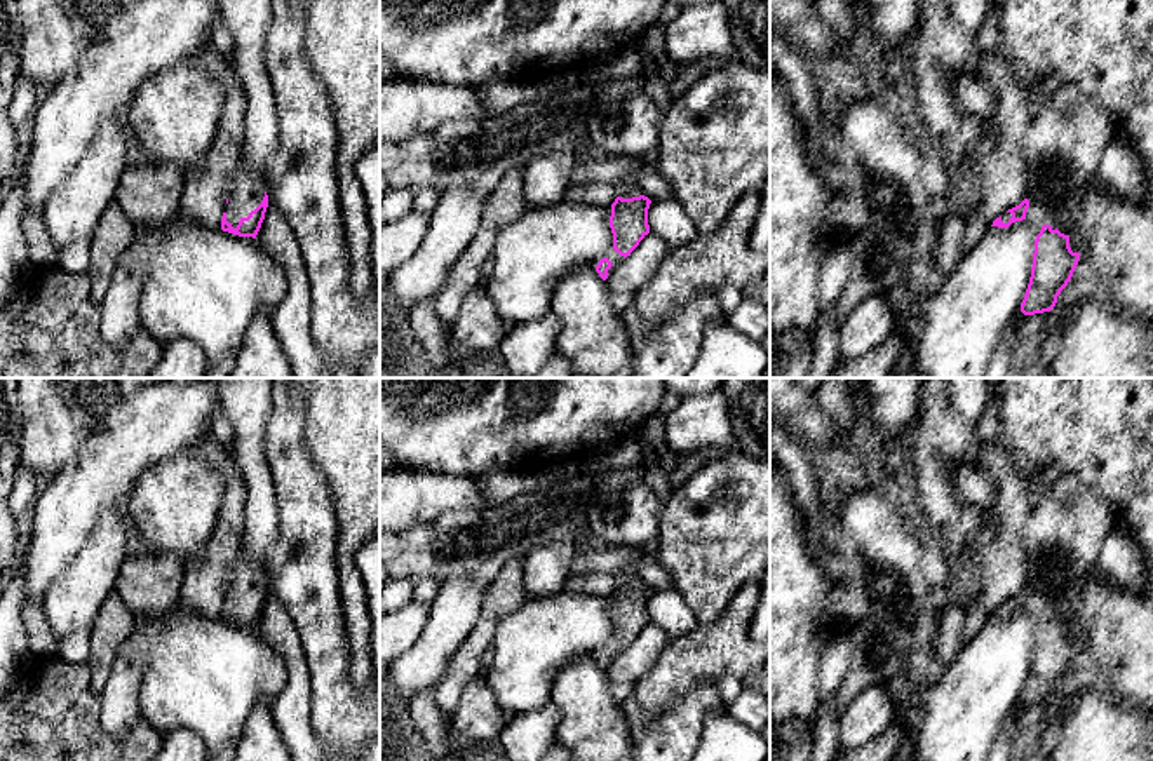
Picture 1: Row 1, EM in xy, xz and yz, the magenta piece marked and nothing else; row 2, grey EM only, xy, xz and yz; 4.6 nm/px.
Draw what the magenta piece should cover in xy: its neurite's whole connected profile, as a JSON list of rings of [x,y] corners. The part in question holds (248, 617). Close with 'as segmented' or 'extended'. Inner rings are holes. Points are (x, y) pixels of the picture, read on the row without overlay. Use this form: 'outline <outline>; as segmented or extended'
outline [[[242,550],[230,575],[221,608],[221,620],[239,627],[256,629],[265,609],[266,597],[268,585],[265,576]]]; extended

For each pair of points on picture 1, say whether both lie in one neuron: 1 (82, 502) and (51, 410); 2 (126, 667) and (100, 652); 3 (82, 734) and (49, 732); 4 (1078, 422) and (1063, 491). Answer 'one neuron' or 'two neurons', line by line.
1: two neurons
2: two neurons
3: one neuron
4: two neurons

